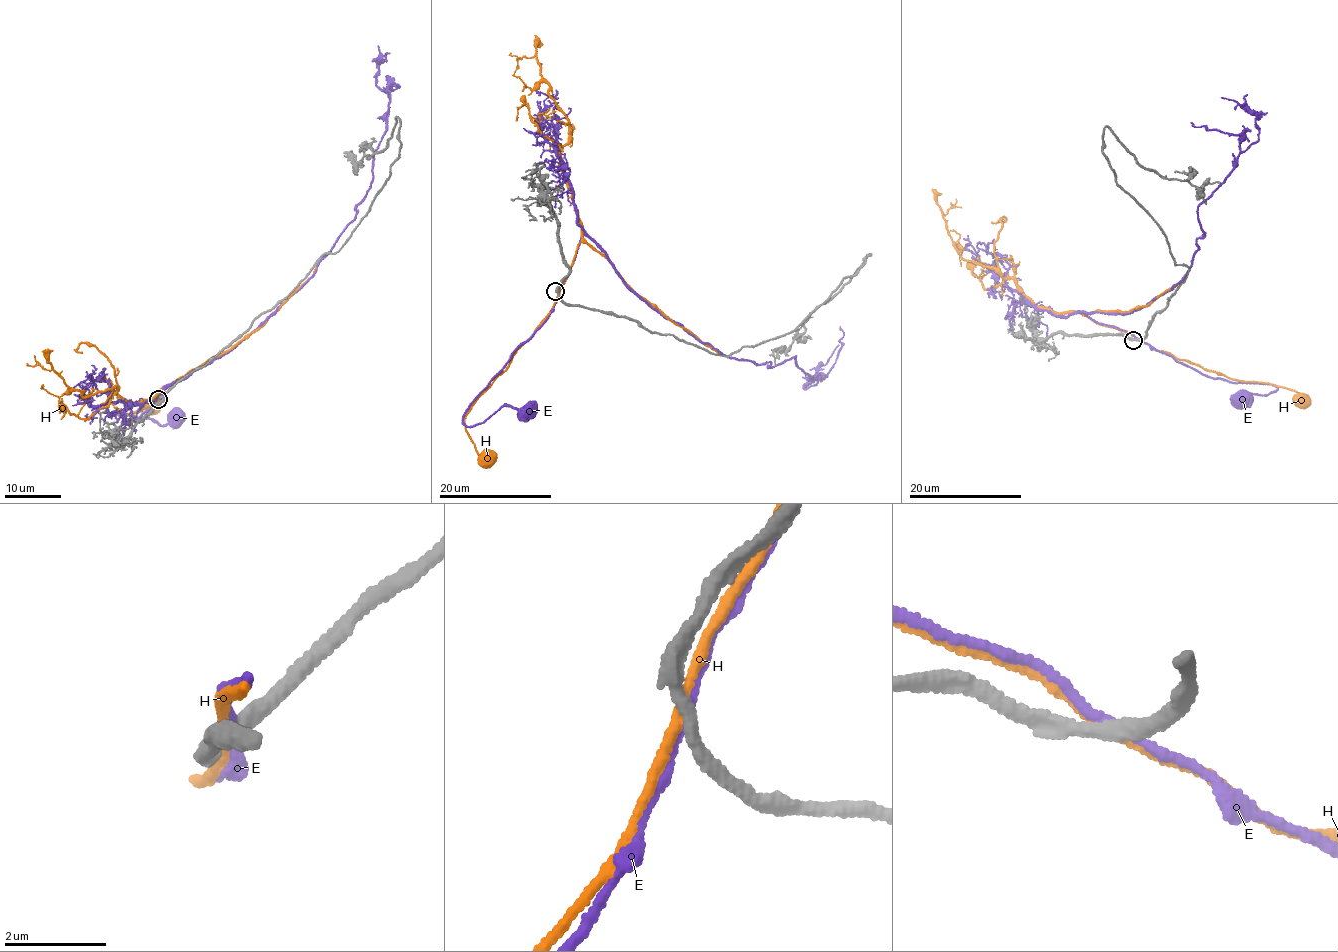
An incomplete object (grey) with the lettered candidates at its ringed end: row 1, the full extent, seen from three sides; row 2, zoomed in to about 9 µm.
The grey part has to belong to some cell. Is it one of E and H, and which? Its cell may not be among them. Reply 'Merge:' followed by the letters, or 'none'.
Merge: none

